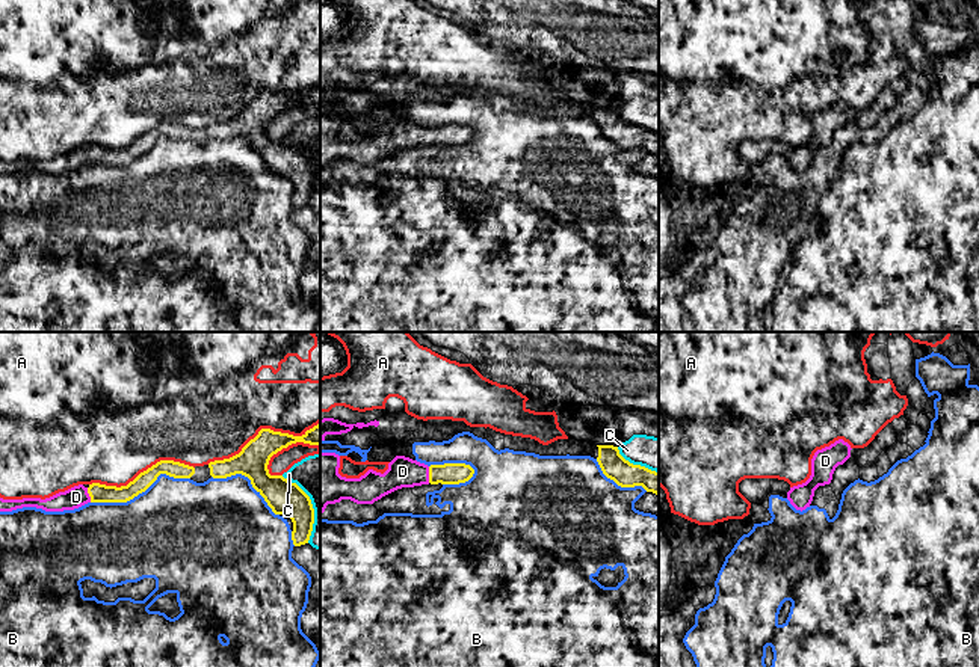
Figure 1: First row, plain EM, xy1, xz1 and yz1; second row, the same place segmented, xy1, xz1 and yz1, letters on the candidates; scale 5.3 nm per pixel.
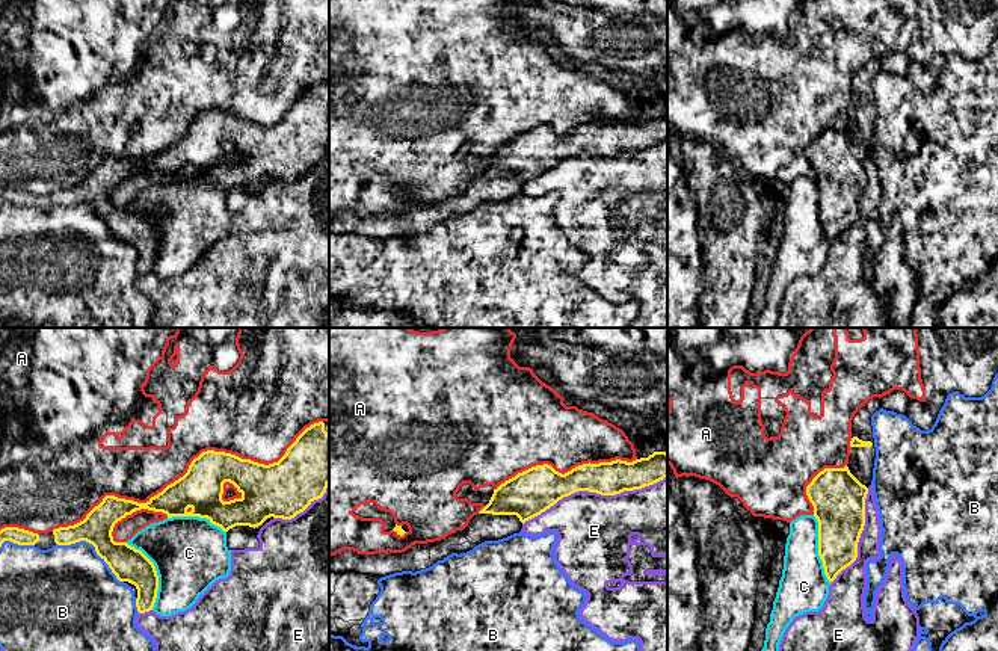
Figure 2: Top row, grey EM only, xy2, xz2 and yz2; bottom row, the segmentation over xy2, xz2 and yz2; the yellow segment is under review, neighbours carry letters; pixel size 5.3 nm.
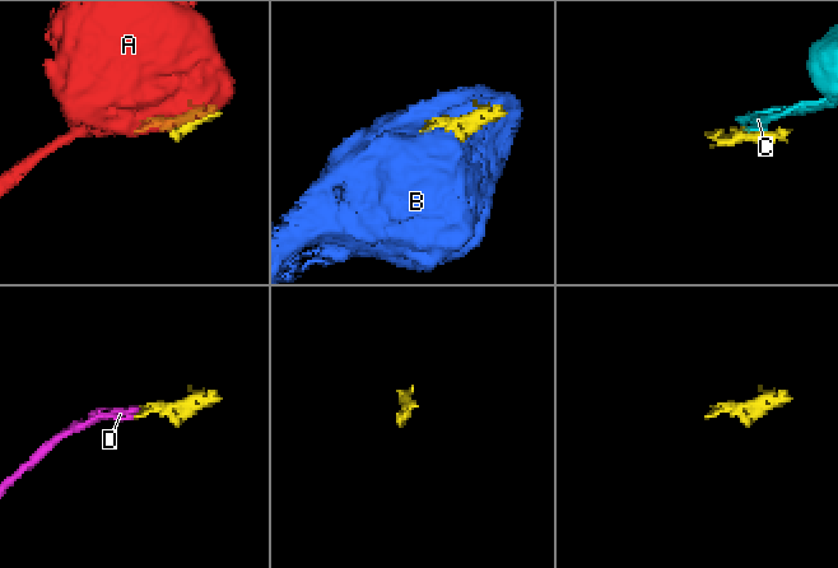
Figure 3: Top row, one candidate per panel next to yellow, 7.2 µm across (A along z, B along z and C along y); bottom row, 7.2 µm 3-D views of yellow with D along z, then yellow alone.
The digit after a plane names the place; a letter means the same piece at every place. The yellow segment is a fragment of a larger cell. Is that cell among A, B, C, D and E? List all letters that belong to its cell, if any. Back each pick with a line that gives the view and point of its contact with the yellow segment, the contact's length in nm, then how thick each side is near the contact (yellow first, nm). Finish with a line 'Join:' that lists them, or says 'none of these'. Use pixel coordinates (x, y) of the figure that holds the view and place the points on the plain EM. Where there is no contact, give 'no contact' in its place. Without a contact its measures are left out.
D: xz1 (429, 136) | 90 nm | 110/160 nm
Join: D

